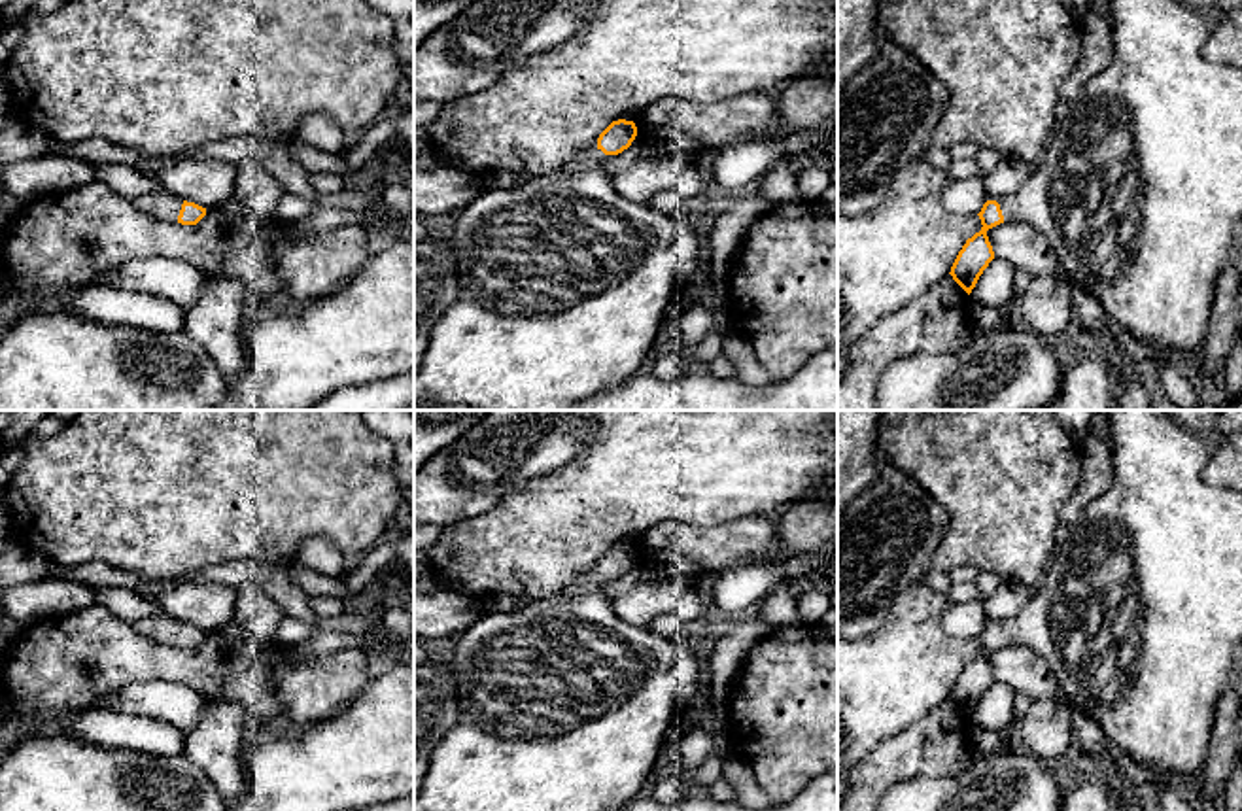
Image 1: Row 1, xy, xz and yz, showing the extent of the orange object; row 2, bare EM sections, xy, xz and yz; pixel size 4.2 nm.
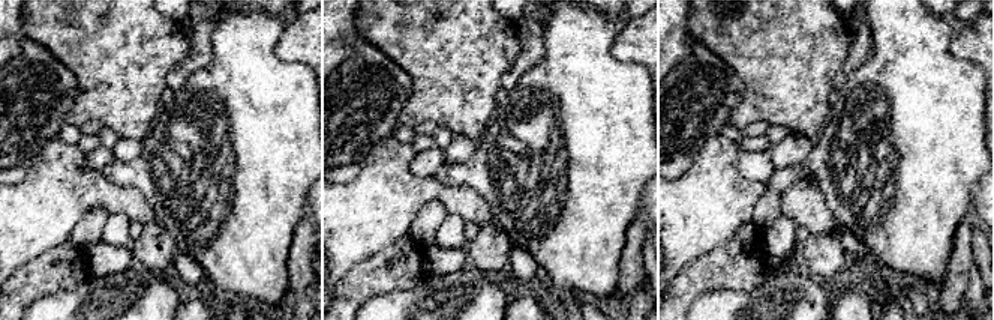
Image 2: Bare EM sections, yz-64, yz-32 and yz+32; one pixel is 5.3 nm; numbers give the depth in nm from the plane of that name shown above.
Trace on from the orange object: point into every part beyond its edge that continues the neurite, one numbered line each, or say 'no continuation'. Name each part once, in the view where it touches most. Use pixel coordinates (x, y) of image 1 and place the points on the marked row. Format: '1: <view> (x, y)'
1: xy (161, 205)

